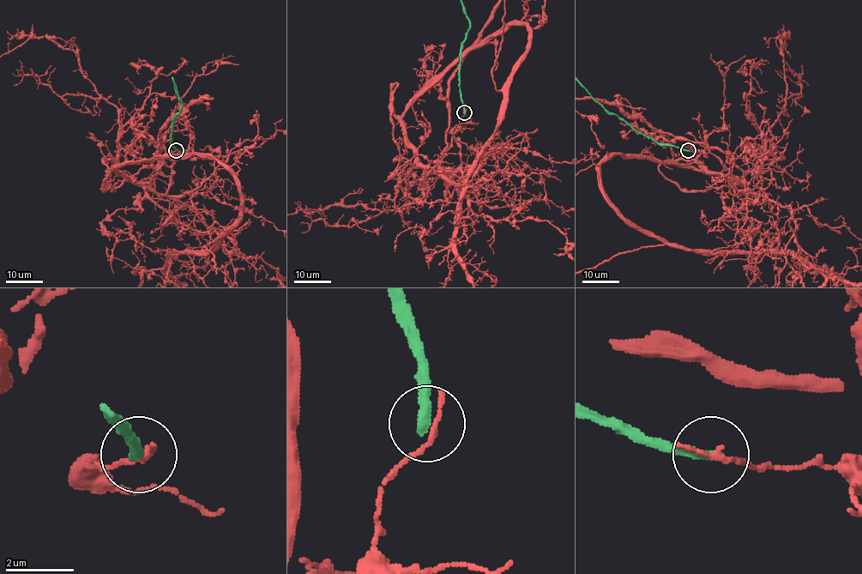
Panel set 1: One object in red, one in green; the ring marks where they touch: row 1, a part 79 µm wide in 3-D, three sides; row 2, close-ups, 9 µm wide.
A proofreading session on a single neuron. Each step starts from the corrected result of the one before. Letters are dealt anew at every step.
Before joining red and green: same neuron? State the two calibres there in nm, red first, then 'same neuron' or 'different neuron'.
180 nm thick on the red side, 300 nm on the other; different neuron

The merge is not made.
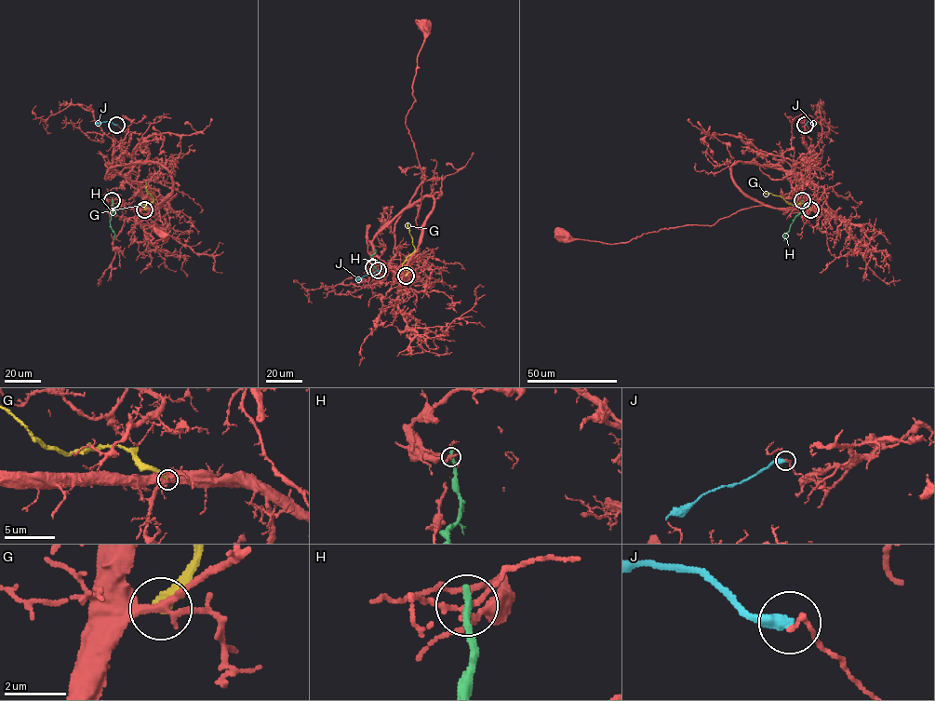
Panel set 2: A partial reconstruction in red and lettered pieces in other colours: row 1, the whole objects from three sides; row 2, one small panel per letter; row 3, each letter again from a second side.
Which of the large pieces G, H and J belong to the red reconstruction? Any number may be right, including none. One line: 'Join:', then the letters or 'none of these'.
Join: none of these

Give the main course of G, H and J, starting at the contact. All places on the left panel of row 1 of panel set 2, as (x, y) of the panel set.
G: (144, 208), (146, 207), (140, 203), (147, 205), (153, 200), (148, 194), (145, 182)
H: (112, 200), (113, 211), (110, 224), (114, 235), (113, 240)
J: (116, 125), (106, 121), (95, 124)

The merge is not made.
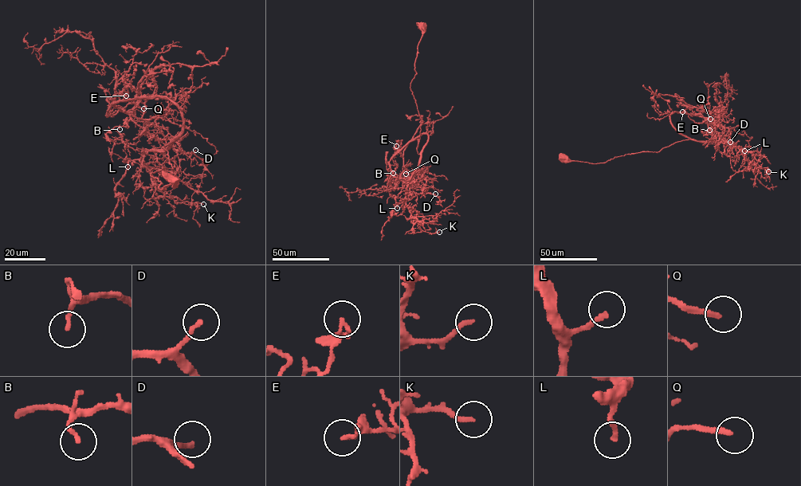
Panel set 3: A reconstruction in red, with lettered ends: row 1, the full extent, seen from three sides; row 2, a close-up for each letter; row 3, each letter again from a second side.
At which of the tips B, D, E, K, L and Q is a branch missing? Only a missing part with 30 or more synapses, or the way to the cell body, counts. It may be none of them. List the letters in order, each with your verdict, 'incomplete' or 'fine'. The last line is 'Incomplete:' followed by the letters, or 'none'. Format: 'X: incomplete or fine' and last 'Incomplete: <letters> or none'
B: fine
D: incomplete
E: fine
K: fine
L: fine
Q: incomplete
Incomplete: D, Q

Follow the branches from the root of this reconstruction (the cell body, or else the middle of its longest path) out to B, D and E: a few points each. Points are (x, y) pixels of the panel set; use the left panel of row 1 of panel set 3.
B: (172, 178), (160, 190), (151, 174), (172, 168), (174, 103), (115, 102), (119, 129)
D: (172, 178), (160, 190), (151, 174), (172, 168), (179, 108), (113, 103), (195, 150)
E: (172, 178), (160, 190), (151, 174), (172, 168), (162, 146), (182, 131), (180, 110), (166, 98), (126, 96)

